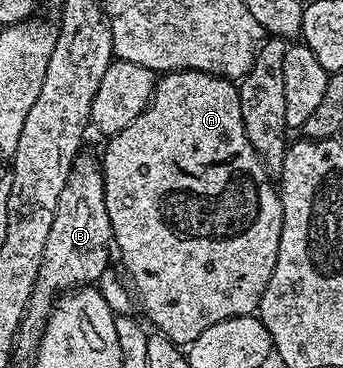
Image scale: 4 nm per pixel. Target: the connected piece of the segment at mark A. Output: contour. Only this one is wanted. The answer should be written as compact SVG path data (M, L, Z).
M180 69L178 73L167 73L156 78L153 96L146 107L123 131L112 134L105 145L105 157L100 158L102 177L105 179L105 199L107 215L110 217L112 244L121 252L121 261L133 280L133 289L141 300L141 305L149 315L148 324L156 332L171 339L176 345L188 347L207 327L237 316L247 316L258 312L263 291L271 283L271 271L279 255L279 239L283 227L283 207L281 194L274 178L266 171L265 164L255 155L247 131L243 131L243 111L239 99L239 88L228 77L216 77L203 71Z

